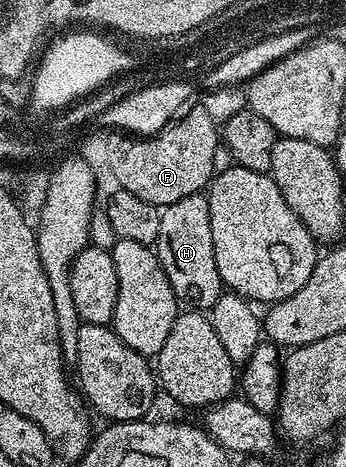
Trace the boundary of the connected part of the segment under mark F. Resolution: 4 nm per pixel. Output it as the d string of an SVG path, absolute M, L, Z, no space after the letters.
M195 104L195 107L189 110L158 134L132 136L127 132L108 133L109 165L117 176L120 190L133 192L133 196L141 196L141 200L149 200L149 204L162 208L169 204L177 204L177 200L185 200L185 196L193 196L208 189L215 174L213 152L217 152L221 144L221 130L215 118L209 116L209 112L205 112L203 105Z

